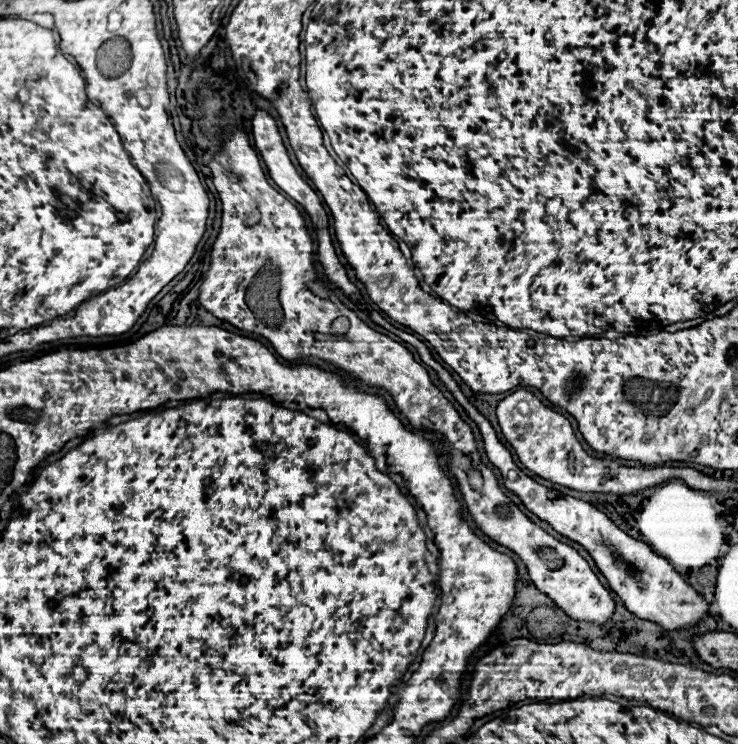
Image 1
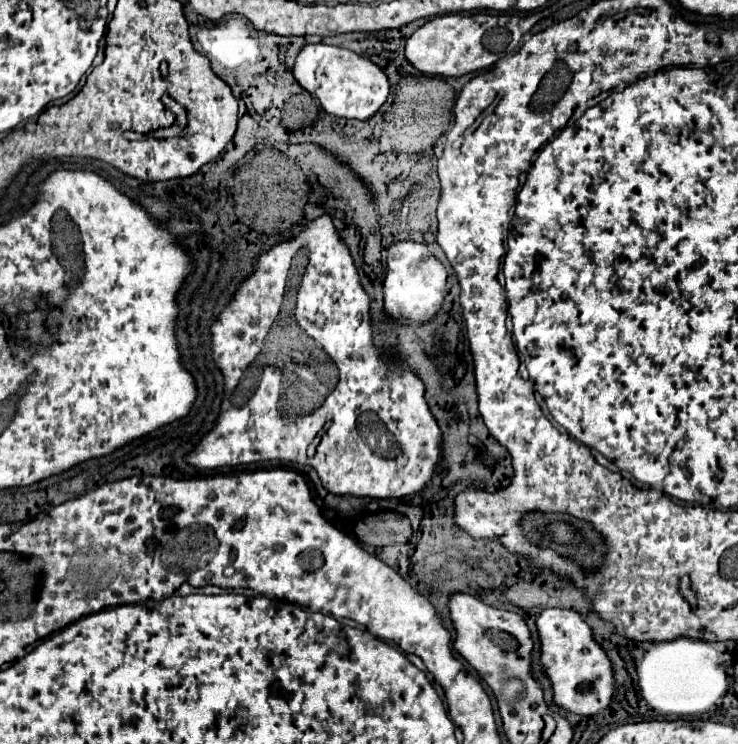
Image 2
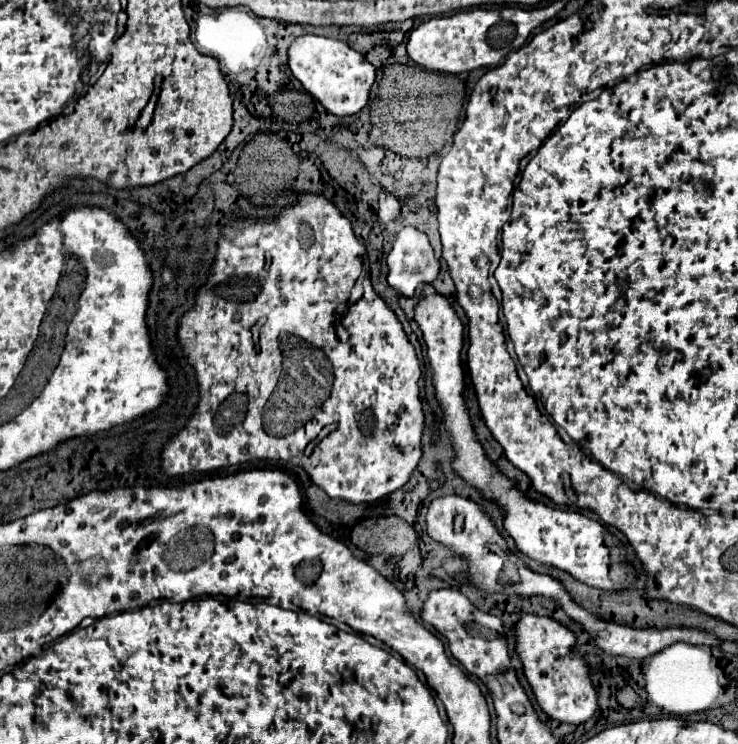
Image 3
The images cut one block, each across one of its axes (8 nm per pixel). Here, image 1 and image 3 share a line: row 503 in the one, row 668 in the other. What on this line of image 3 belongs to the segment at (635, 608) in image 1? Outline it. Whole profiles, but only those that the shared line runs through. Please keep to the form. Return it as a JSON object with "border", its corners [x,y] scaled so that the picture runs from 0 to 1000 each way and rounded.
{"border":[[[710,825],[696,841],[696,860],[699,860],[699,879],[707,890],[710,909],[732,946],[732,952],[756,970],[767,973],[786,973],[794,970],[810,952],[808,946],[808,927],[797,911],[794,890],[775,876],[778,871],[778,849],[764,844],[759,836],[740,831]]]}

